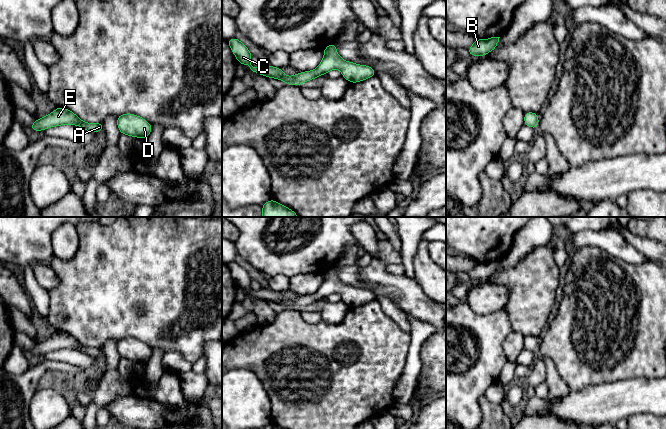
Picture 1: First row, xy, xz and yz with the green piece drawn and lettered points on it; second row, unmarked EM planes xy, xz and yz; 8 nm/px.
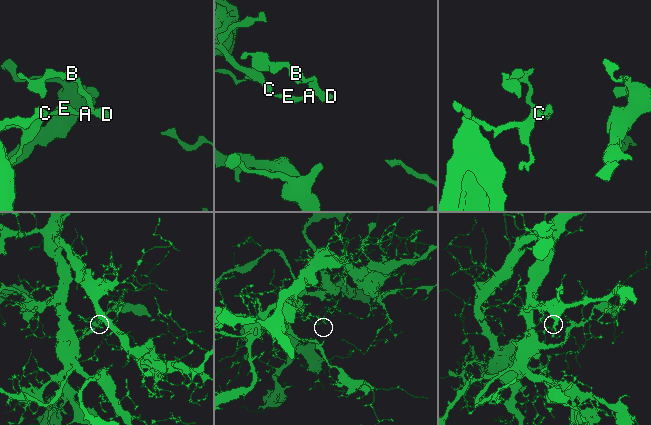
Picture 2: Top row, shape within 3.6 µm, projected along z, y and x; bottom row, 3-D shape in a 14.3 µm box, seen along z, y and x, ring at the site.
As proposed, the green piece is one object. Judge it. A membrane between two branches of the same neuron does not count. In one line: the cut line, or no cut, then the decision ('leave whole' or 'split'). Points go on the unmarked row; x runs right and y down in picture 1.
no cut; leave whole

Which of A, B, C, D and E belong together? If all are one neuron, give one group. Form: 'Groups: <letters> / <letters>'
Groups: A B C D E

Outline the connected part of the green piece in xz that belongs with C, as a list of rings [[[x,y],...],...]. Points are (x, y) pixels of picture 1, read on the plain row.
[[[236,261],[228,263],[227,266],[239,288],[248,289],[256,298],[284,305],[287,309],[301,309],[321,299],[326,299],[329,295],[334,293],[340,294],[342,301],[350,307],[358,307],[376,300],[376,295],[371,290],[343,284],[336,274],[335,266],[323,273],[324,280],[316,293],[300,296],[293,300],[286,300],[282,292],[273,291],[271,289],[253,291],[251,289],[252,278],[245,268]]]

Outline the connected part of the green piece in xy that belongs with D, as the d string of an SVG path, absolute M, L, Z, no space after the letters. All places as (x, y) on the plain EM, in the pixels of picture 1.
M132 337L119 339L116 346L123 359L146 363L152 355L152 349L148 345Z

